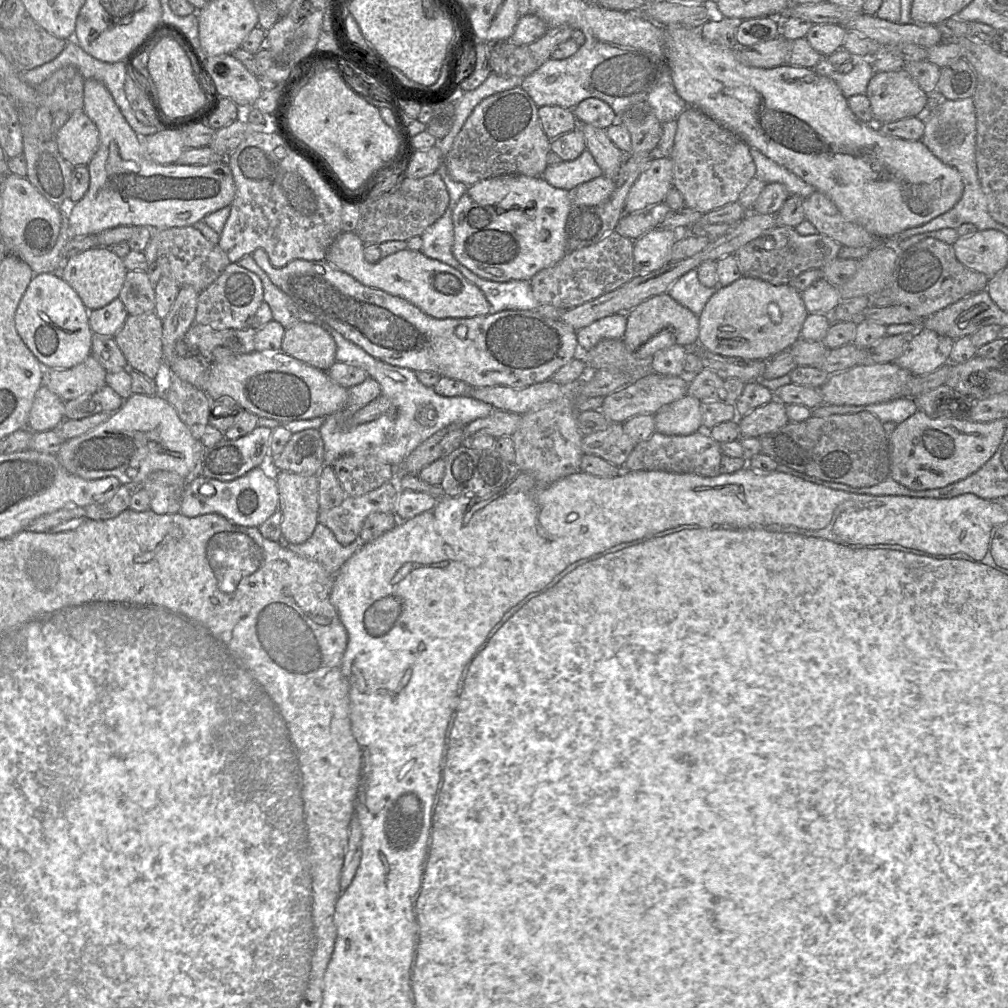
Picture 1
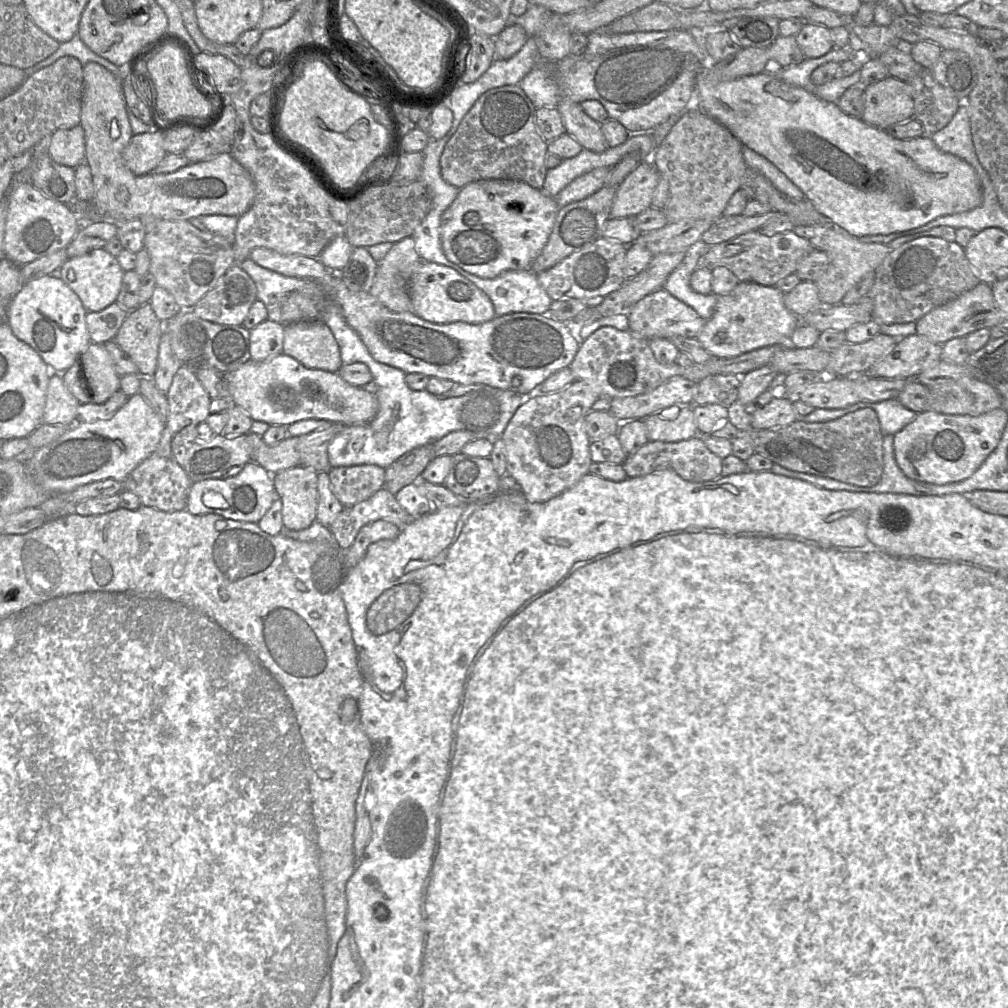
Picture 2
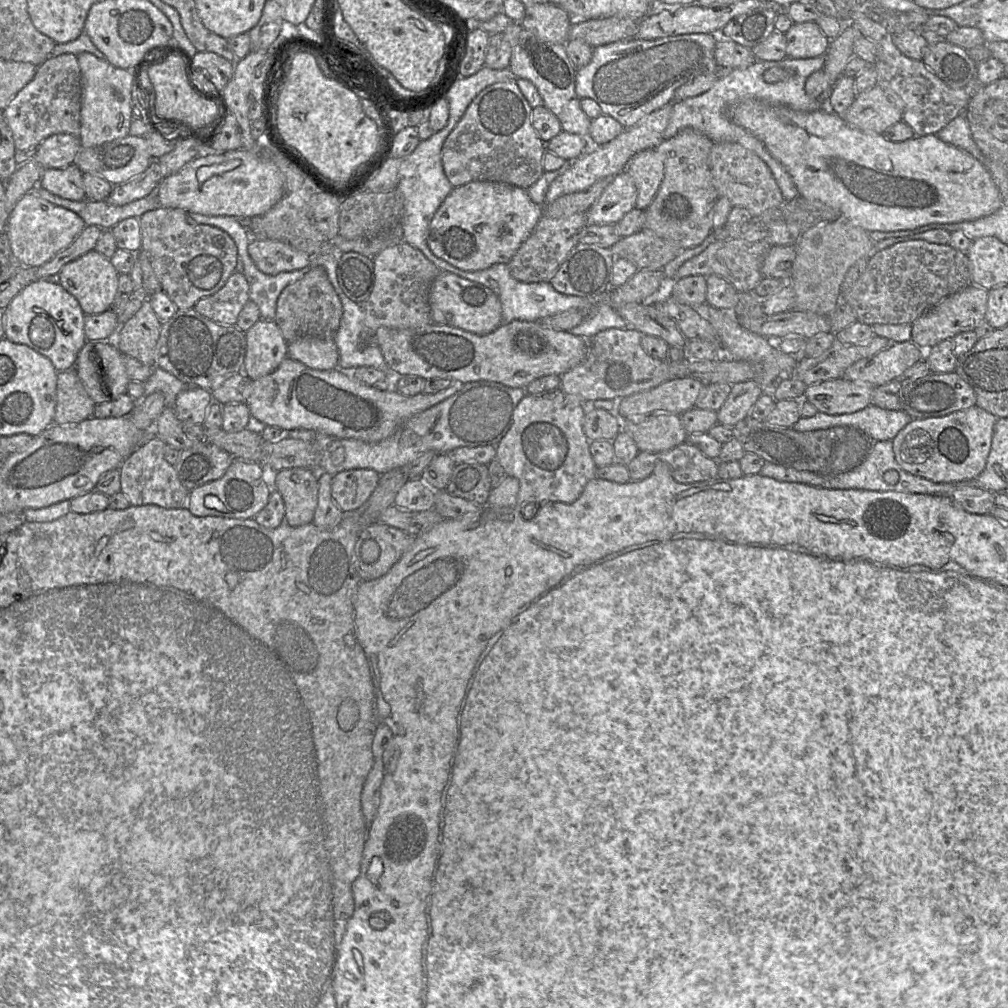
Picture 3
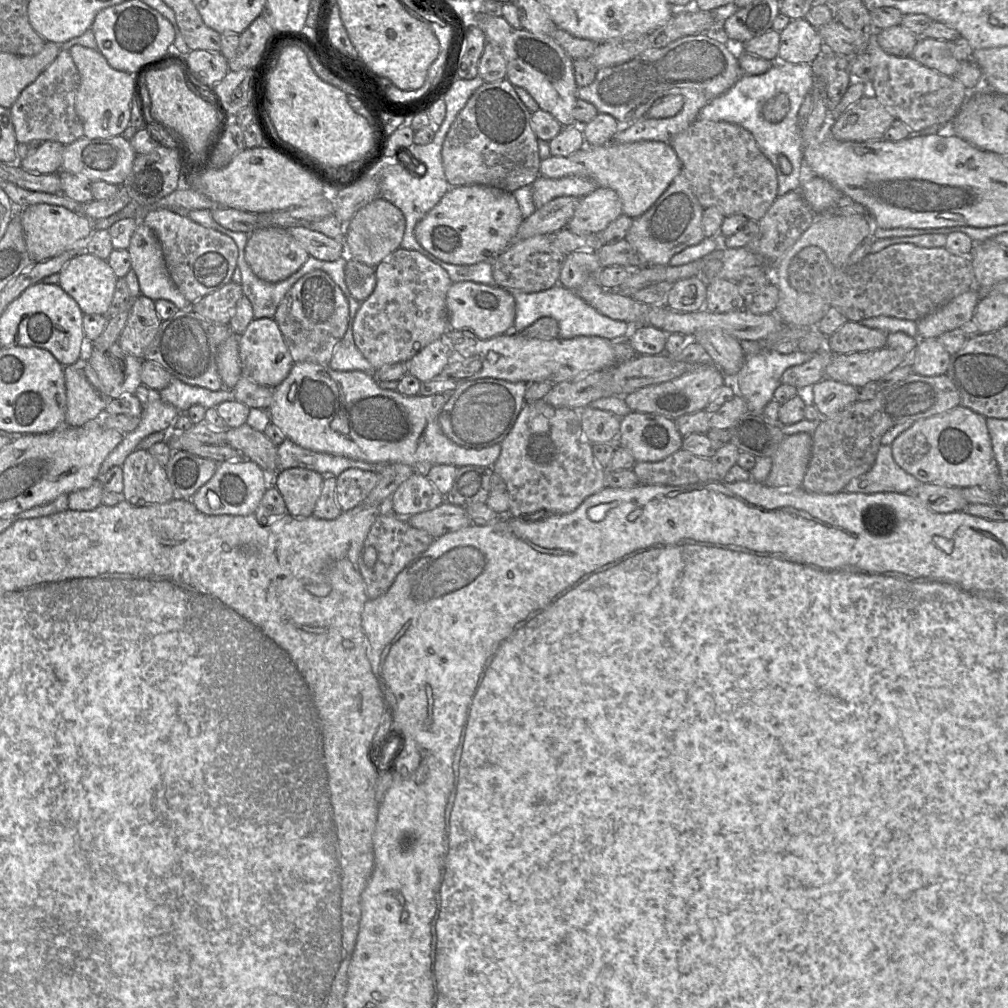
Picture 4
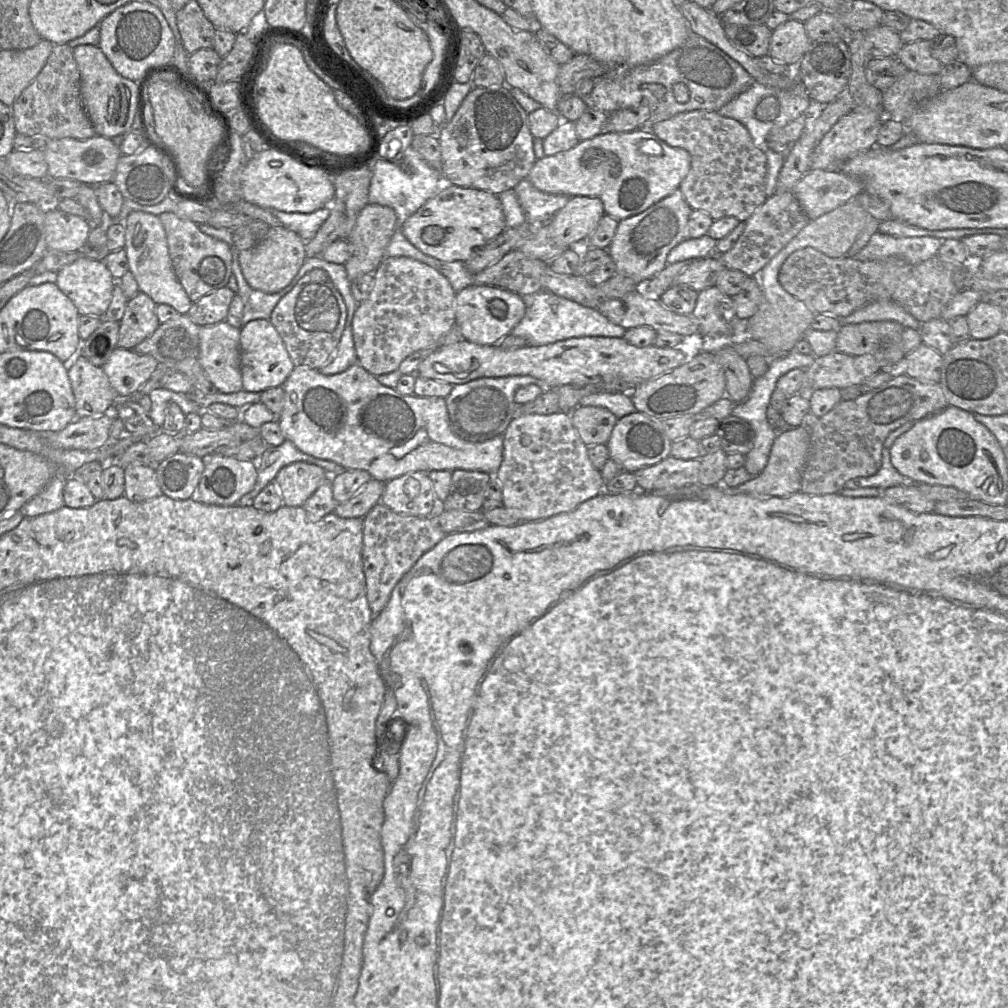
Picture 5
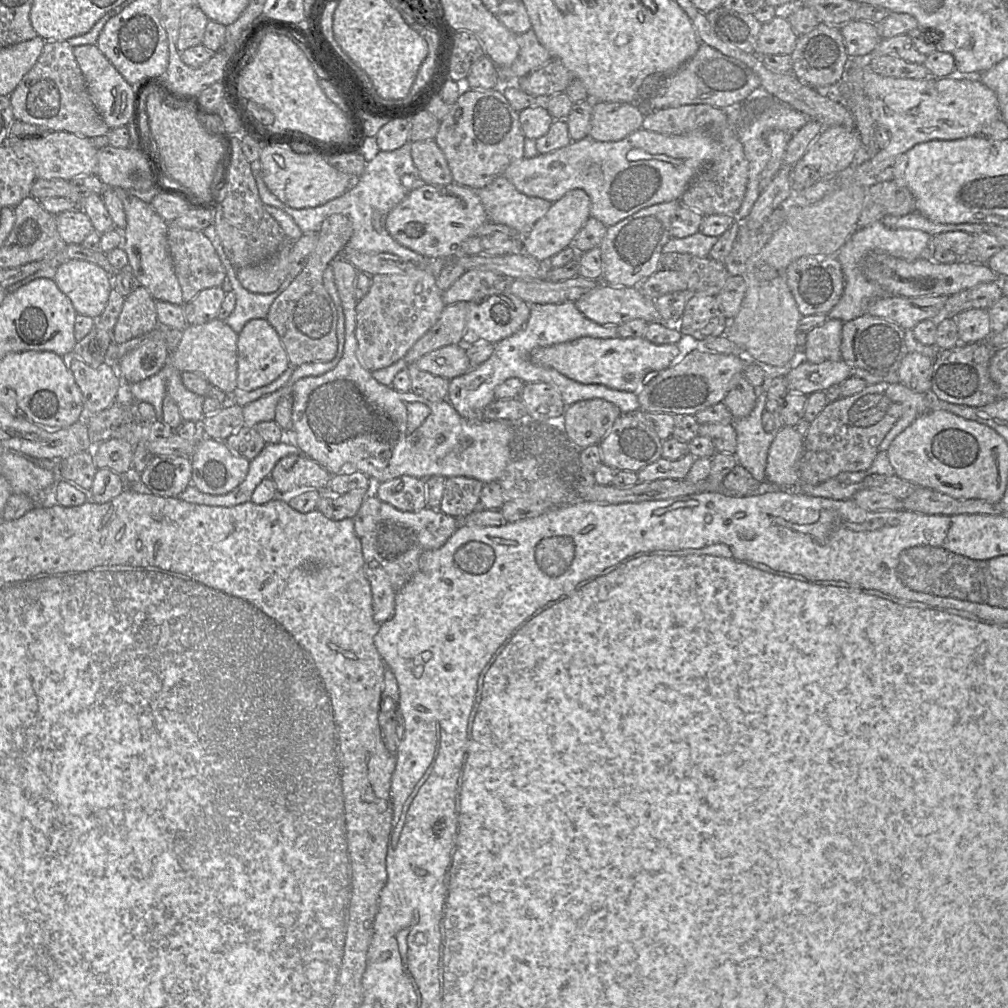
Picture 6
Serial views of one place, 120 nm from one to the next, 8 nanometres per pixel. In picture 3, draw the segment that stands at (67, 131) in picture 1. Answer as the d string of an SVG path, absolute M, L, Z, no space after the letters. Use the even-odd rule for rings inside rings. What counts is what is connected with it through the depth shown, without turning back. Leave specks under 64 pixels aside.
M68 133L52 134L39 144L34 159L44 170L65 168L74 163L79 149L79 137Z

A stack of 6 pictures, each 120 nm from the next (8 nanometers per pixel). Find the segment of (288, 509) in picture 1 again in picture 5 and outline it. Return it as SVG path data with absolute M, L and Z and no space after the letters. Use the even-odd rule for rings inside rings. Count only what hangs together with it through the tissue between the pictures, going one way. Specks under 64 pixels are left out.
M294 462L283 467L276 475L275 484L279 489L283 505L300 507L329 477L321 467L307 462Z

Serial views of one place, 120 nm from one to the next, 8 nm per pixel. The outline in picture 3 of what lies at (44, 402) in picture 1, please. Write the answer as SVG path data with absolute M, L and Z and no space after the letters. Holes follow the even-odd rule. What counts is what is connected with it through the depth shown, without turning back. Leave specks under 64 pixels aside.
M74 368L58 372L54 424L76 423L92 417L95 405Z

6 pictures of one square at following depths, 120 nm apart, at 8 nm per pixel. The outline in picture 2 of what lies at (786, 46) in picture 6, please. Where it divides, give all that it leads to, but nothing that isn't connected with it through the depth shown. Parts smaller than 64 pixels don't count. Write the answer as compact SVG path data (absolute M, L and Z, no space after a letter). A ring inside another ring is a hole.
M806 22L795 39L807 59L821 57L835 47L830 29L820 24Z

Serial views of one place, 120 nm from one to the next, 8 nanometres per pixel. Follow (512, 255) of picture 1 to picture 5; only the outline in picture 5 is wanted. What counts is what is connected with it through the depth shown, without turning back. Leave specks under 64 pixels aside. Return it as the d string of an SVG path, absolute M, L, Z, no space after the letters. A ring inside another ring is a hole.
M444 183L433 197L405 221L403 233L424 254L446 262L466 262L505 228L505 216L497 195Z

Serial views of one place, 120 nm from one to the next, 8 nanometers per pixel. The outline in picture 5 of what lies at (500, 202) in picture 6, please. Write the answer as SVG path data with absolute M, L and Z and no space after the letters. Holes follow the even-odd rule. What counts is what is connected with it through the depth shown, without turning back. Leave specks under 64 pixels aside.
M527 179L520 181L513 190L524 211L526 222L530 224L548 223L570 199L567 195L542 192Z

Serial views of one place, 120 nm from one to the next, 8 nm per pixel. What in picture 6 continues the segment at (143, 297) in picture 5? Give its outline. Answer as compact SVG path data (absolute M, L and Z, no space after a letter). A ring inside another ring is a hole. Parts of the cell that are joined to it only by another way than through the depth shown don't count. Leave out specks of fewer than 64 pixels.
M137 285L124 299L121 313L112 332L113 342L122 344L157 329L159 323L155 302L146 288Z

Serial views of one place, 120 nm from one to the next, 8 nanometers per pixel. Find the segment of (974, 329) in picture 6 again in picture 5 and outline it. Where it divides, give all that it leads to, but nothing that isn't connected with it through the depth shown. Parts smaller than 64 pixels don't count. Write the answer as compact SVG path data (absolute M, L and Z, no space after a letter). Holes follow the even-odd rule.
M982 300L966 315L972 339L988 339L1001 332L1004 309Z

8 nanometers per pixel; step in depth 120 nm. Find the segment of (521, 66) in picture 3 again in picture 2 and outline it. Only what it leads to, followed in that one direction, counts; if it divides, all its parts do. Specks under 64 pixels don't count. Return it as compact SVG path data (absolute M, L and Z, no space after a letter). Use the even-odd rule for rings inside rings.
M563 99L557 109L562 116L566 133L574 137L584 149L603 152L609 147L601 124L585 113L581 103Z

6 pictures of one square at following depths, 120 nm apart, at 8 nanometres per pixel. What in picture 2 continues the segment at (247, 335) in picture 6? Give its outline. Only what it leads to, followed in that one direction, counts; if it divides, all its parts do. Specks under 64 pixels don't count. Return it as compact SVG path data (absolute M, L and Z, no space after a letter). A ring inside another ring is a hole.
M269 319L251 329L251 360L261 362L283 353L284 331L284 324Z

